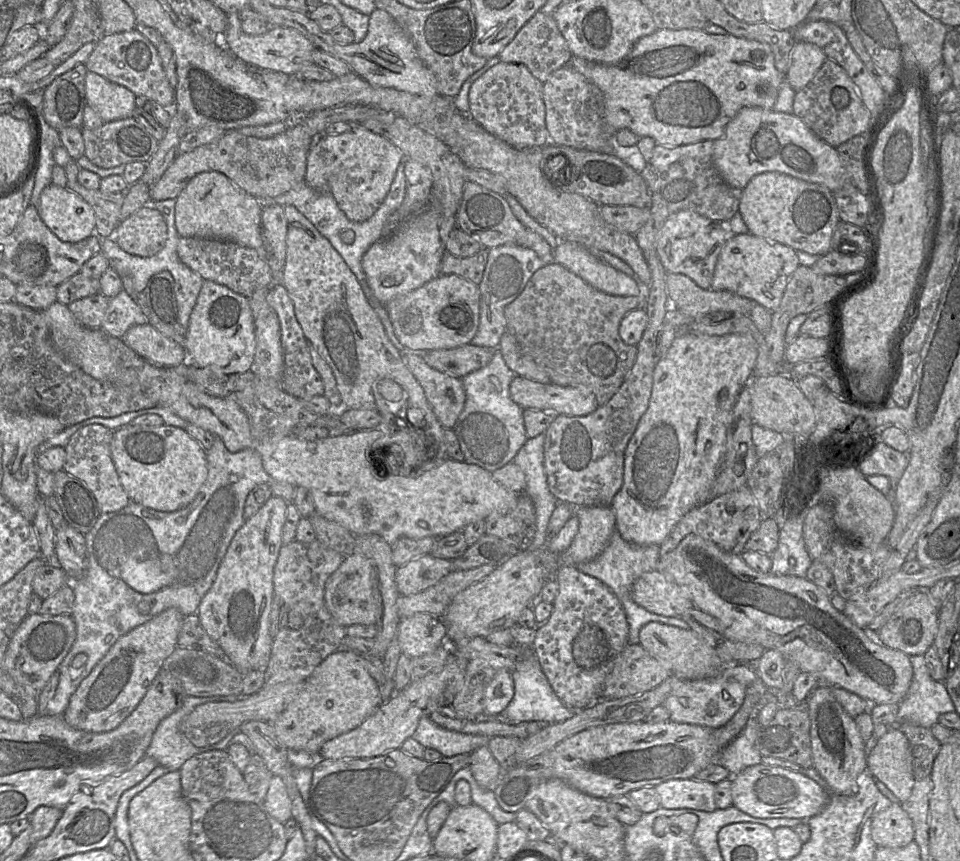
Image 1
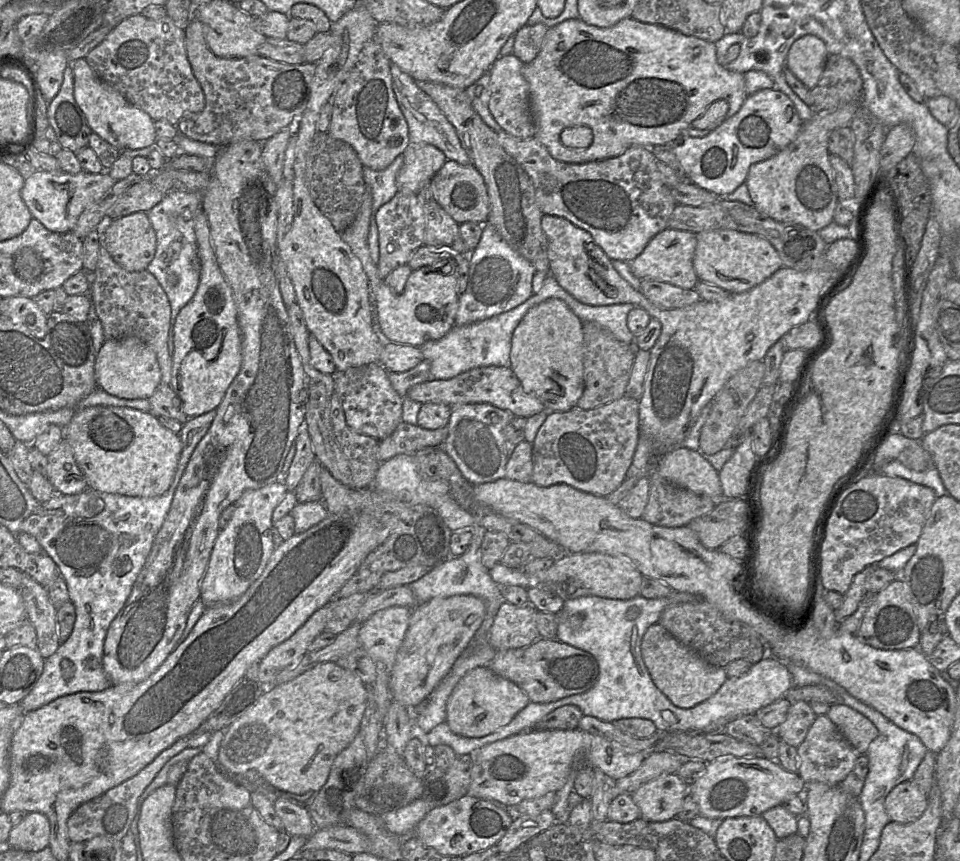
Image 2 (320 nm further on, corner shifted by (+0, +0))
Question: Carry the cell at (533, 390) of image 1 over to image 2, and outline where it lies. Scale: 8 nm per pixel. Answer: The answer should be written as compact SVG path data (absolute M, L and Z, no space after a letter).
M477 367L450 379L427 380L412 386L406 397L421 404L441 403L451 408L461 404L489 403L521 418L529 418L546 411L544 404L535 395L523 389L521 382L509 367Z

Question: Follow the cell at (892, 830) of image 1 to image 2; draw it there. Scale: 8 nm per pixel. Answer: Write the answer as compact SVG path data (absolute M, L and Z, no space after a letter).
M912 780L896 785L885 798L885 811L891 822L909 824L917 820L928 805L926 795Z

